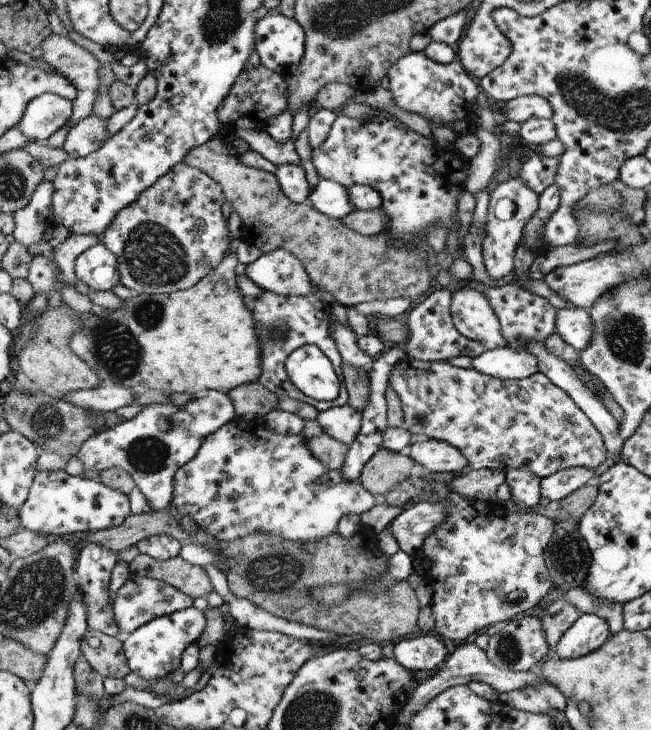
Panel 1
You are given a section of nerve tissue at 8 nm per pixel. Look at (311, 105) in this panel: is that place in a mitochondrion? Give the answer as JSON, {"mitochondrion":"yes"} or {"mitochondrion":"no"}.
{"mitochondrion":"no"}

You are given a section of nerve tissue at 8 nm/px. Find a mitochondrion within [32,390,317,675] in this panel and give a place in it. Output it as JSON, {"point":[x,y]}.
{"point":[273,573]}

